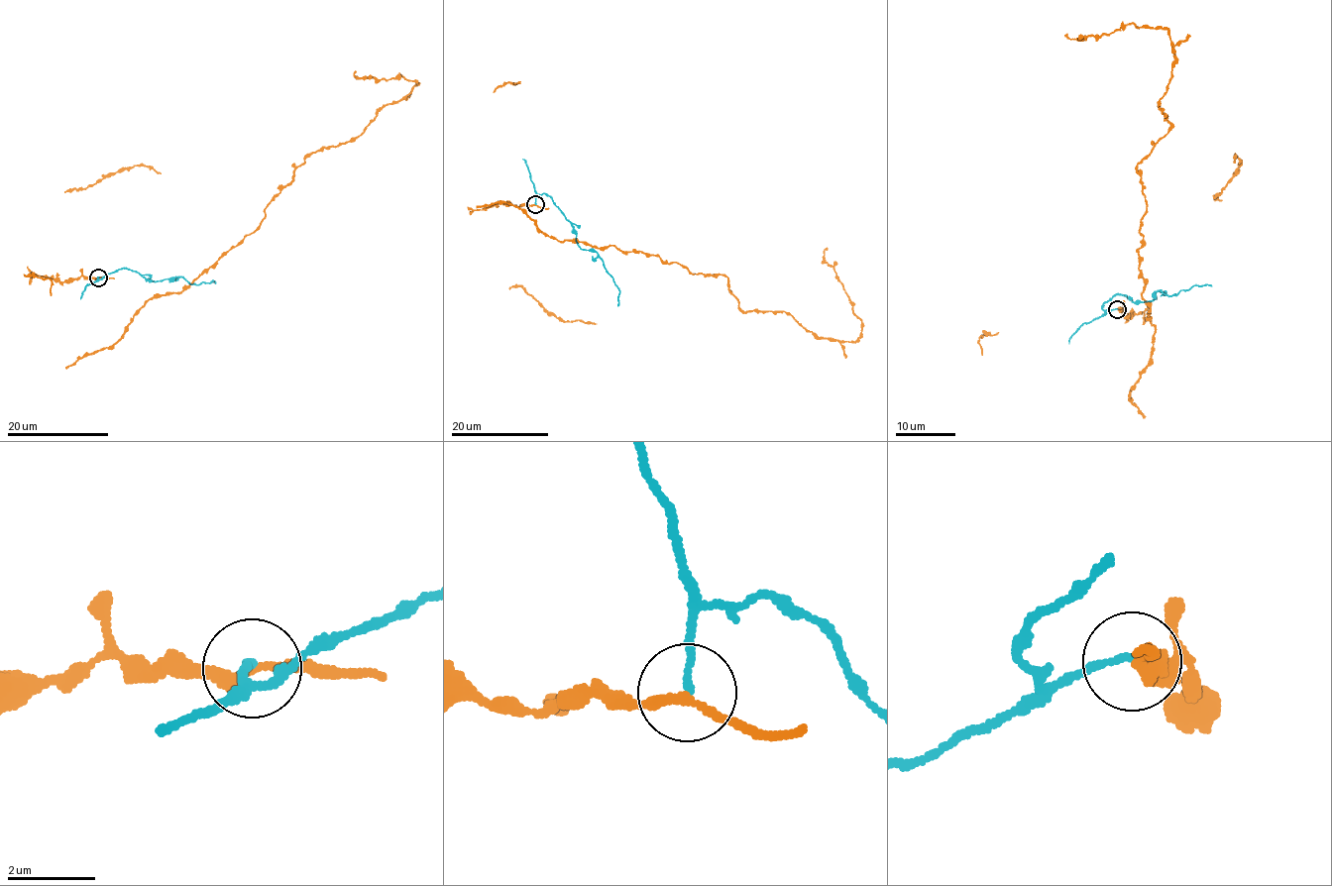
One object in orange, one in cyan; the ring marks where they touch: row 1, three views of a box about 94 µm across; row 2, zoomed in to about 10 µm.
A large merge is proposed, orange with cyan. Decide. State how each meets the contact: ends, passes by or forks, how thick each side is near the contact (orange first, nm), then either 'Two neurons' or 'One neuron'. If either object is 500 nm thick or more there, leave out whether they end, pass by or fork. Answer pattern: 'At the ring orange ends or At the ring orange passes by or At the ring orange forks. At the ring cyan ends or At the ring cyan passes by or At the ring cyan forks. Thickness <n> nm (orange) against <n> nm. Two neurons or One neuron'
At the ring orange passes by. At the ring cyan ends. Thickness 220 nm (orange) against 140 nm. Two neurons

